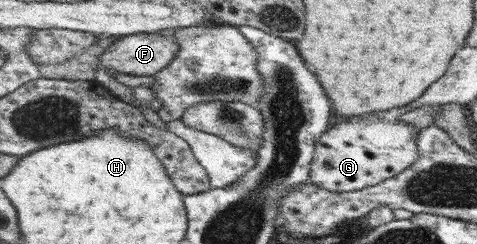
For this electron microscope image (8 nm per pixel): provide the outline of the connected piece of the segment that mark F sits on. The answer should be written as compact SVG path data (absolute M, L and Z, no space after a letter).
M140 33L122 36L118 42L112 44L110 48L106 48L104 51L104 55L101 57L101 65L106 72L155 77L159 71L171 65L173 59L180 51L180 45L178 45L178 39L176 39L175 34Z

